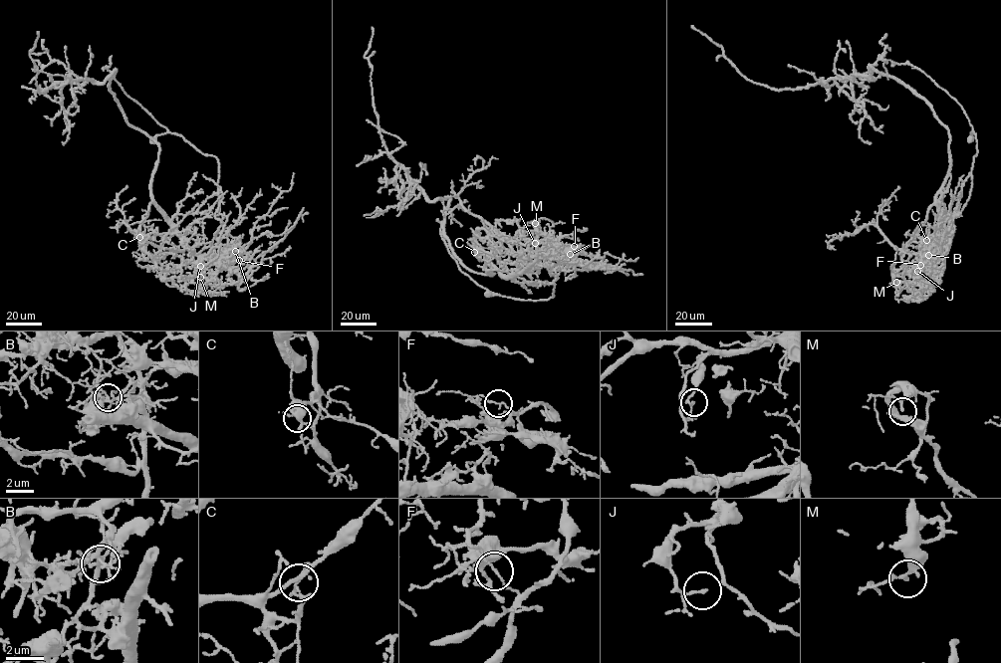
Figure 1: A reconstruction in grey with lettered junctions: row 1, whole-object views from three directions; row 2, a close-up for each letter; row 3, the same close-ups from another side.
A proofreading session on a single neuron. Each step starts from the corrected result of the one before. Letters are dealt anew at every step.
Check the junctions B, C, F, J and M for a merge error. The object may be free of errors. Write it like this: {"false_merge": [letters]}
{"false_merge": ["F"]}

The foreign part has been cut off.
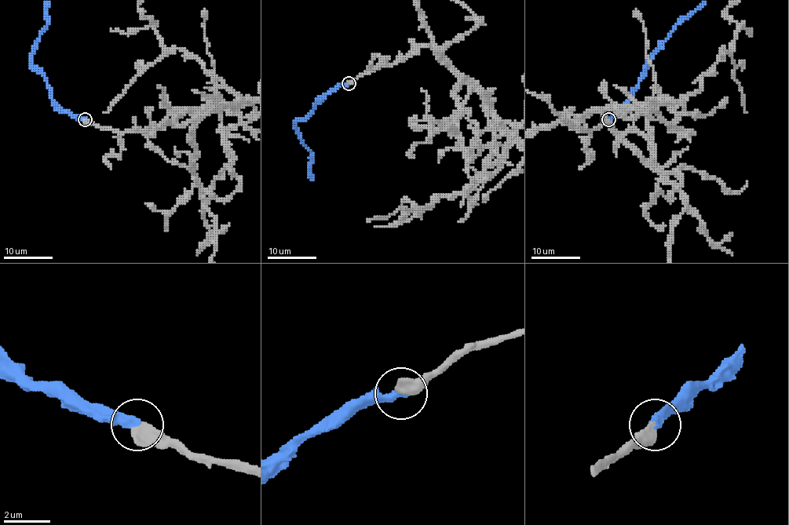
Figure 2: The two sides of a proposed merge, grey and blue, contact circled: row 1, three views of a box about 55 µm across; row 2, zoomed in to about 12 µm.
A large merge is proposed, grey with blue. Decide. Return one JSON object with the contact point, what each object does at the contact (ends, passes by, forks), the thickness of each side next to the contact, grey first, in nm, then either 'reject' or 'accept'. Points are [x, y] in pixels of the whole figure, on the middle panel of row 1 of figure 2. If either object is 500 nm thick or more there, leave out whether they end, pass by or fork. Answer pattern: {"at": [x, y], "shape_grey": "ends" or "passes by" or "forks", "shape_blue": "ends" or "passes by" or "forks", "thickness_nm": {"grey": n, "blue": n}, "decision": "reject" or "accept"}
{"at": [348, 83], "thickness_nm": {"grey": 550, "blue": 400}, "decision": "accept"}

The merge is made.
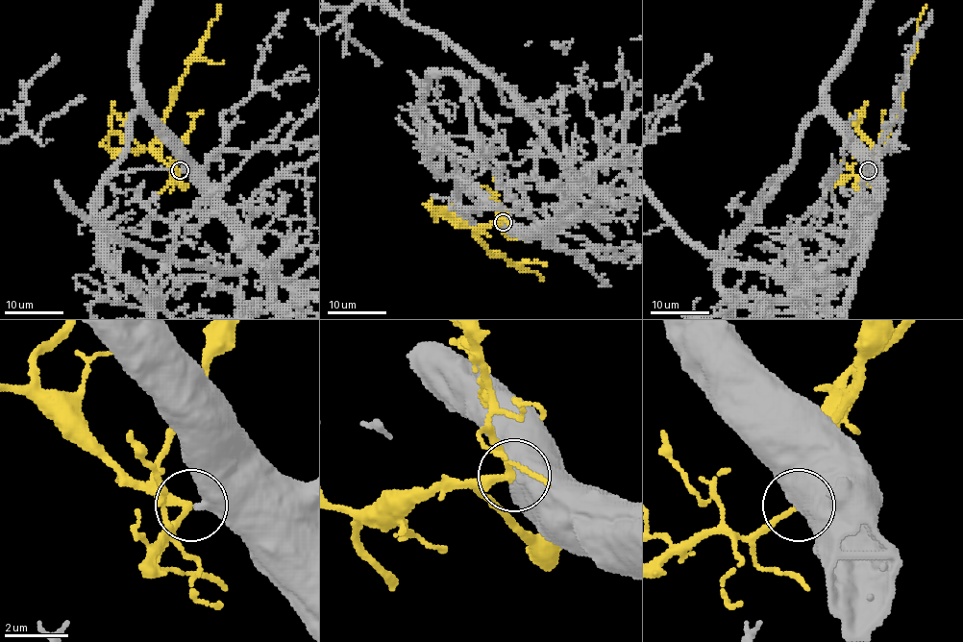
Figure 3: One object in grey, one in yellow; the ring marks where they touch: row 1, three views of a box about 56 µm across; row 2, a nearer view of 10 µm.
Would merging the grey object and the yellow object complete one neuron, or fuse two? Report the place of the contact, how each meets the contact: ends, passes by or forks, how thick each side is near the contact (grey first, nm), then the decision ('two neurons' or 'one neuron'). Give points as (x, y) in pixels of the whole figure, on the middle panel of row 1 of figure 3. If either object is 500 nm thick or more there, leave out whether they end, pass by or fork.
(503, 222) | 550/200 nm | one neuron

